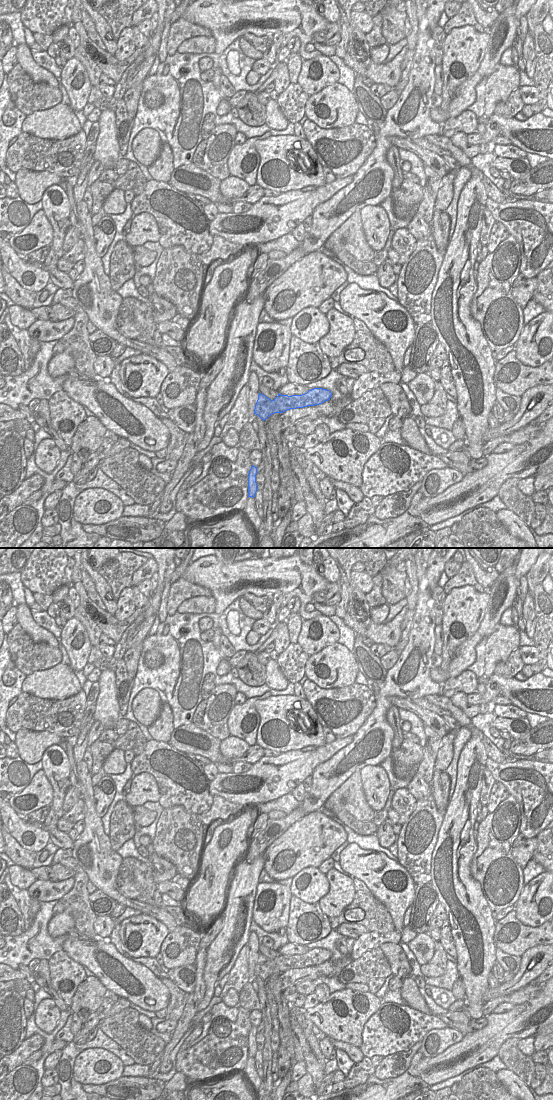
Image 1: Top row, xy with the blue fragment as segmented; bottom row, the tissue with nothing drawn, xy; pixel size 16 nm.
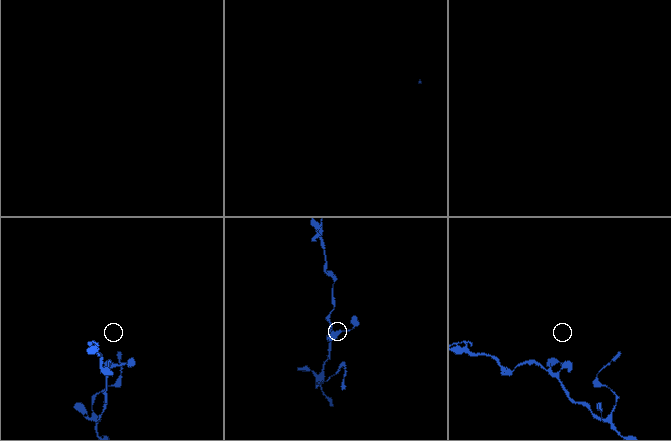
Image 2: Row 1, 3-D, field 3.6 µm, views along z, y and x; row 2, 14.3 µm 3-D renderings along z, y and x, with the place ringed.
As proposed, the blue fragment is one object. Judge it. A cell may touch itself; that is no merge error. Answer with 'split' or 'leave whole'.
leave whole

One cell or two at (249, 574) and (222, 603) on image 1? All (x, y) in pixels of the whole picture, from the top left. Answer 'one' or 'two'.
one

